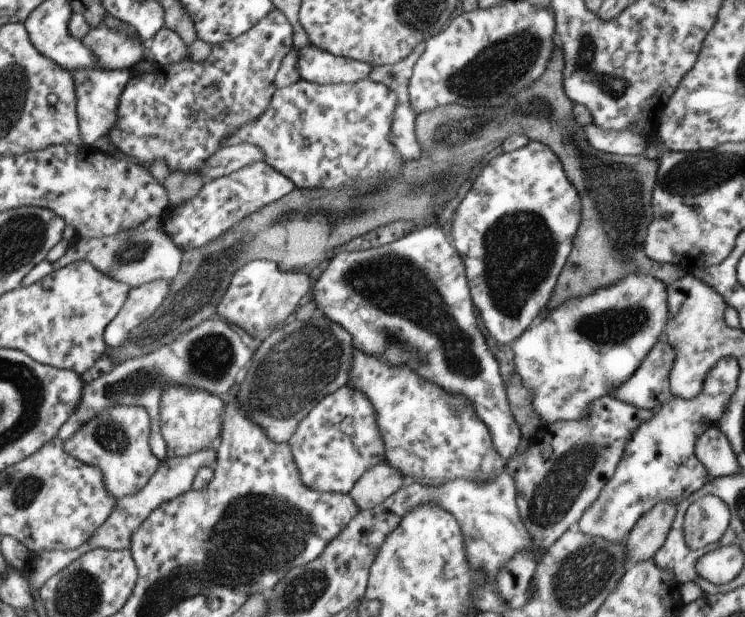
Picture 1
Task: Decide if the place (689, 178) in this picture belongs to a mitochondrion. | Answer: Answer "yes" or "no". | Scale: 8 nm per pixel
yes

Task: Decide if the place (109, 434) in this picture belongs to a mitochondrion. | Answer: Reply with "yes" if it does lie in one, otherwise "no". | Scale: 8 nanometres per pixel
yes

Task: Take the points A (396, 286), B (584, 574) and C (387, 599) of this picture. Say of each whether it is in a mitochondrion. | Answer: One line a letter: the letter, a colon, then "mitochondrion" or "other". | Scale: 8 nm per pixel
A: mitochondrion
B: mitochondrion
C: other

